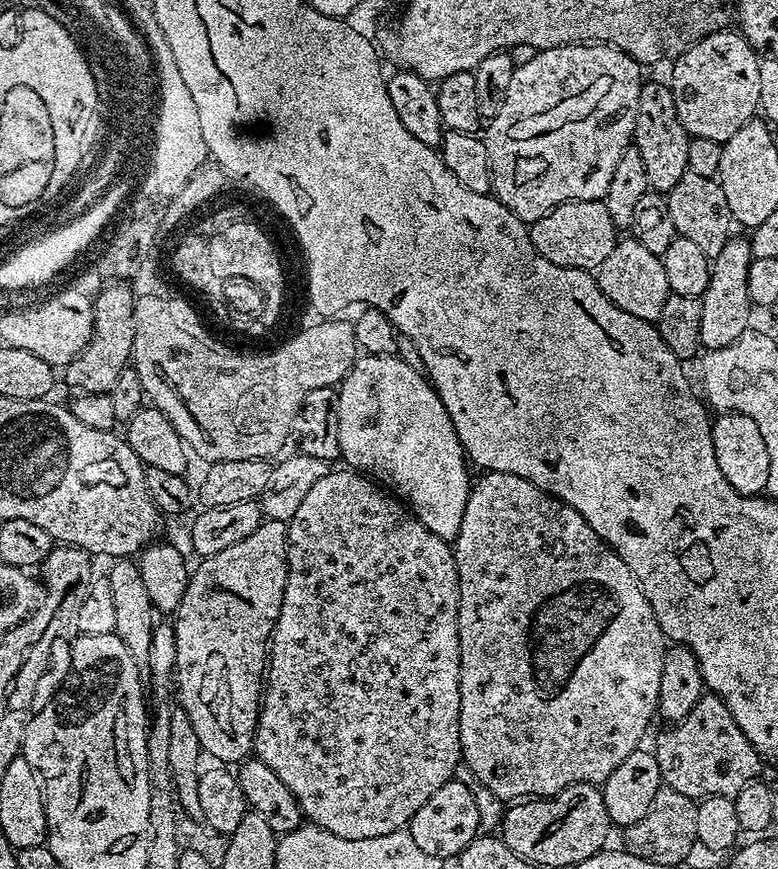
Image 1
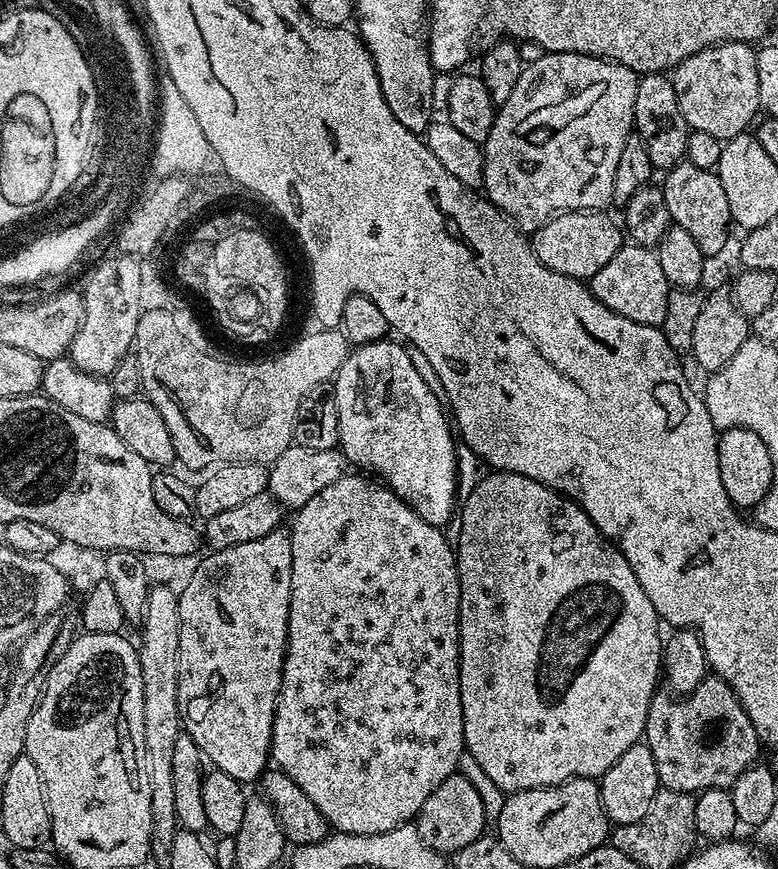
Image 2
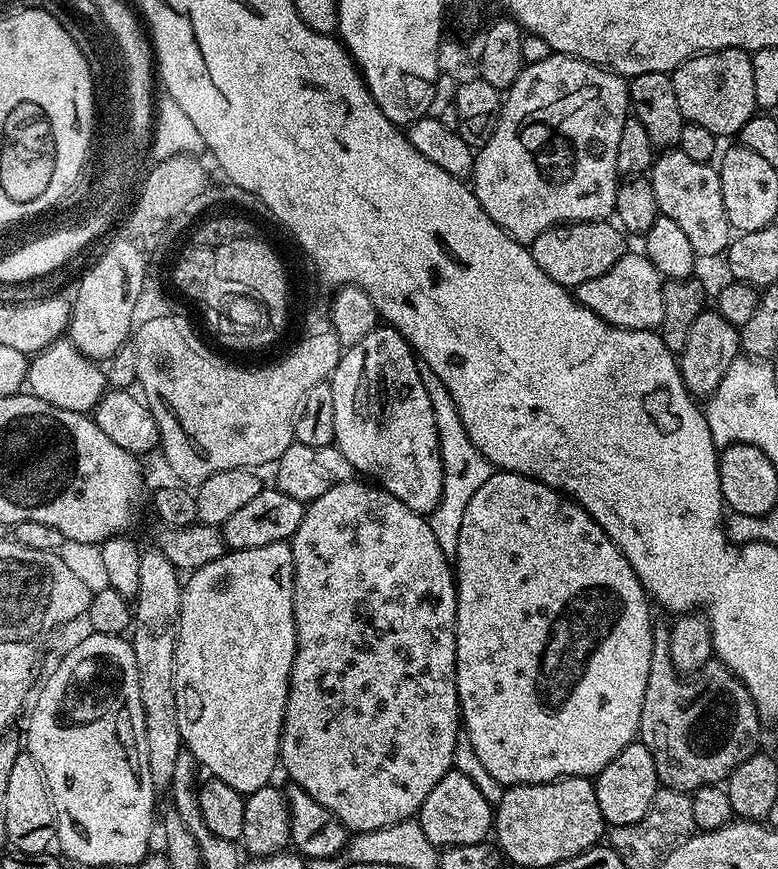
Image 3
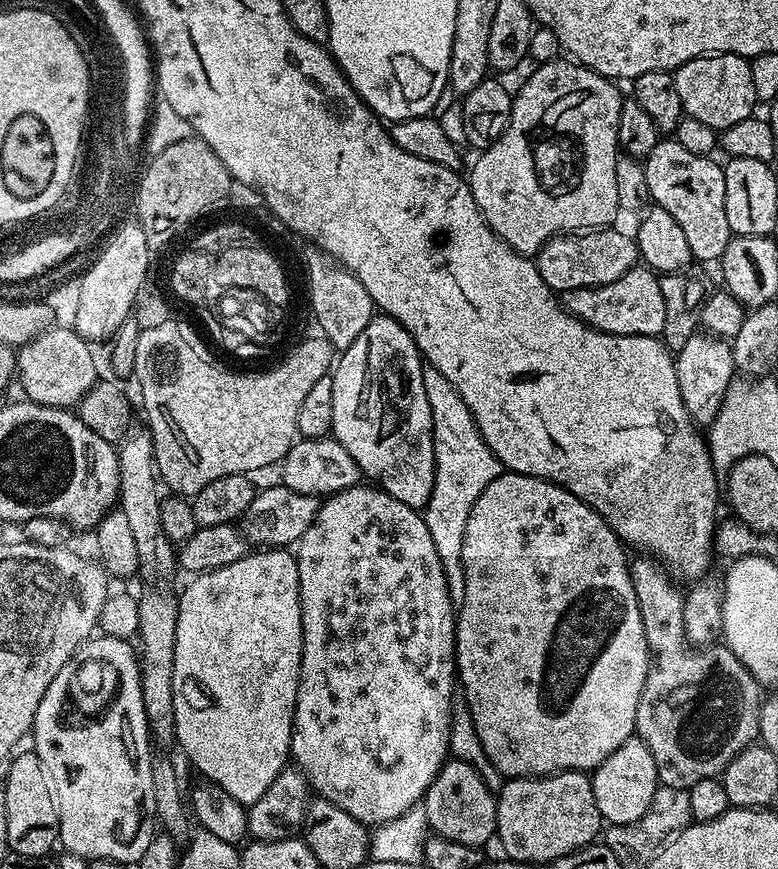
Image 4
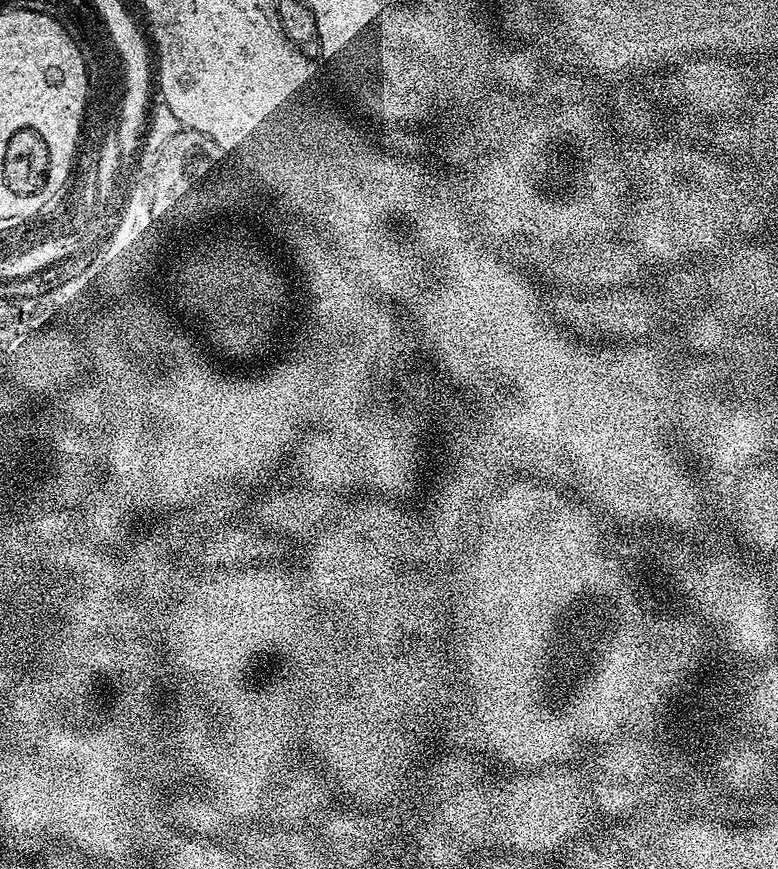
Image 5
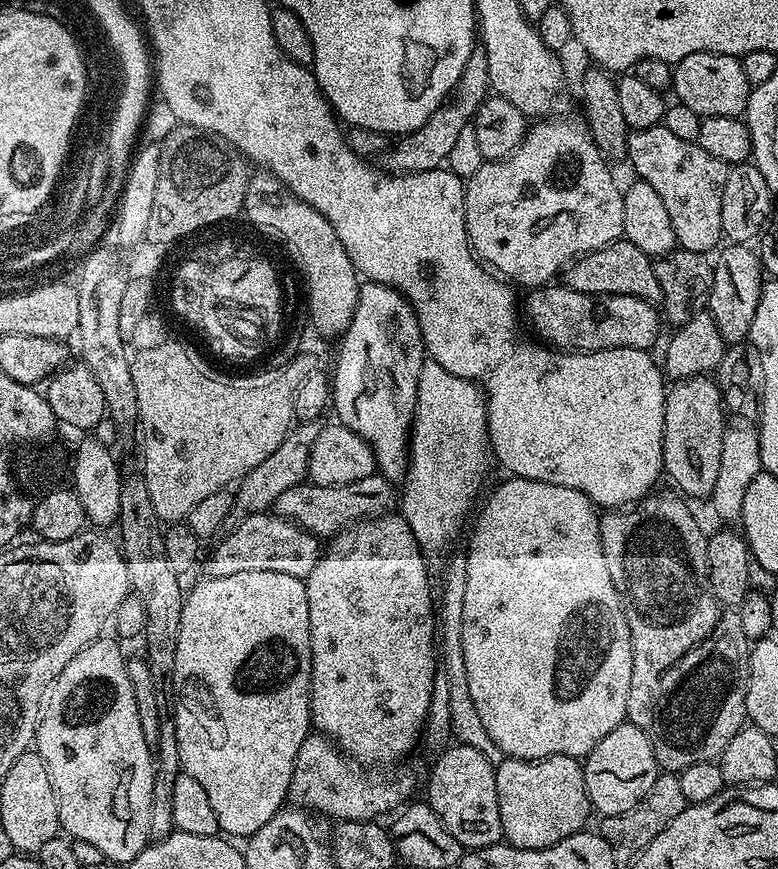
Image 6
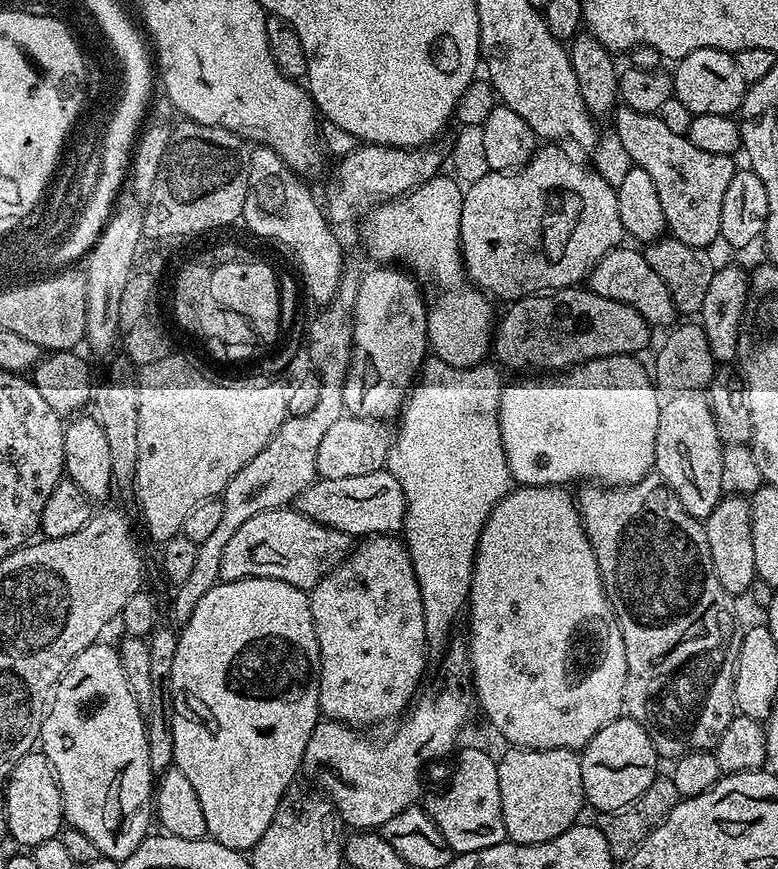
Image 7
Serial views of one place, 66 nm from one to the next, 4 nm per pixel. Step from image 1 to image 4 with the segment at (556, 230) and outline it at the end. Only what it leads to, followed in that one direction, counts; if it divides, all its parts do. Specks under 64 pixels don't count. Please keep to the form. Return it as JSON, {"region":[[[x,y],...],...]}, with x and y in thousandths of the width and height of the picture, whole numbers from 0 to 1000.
{"region":[[[783,260],[770,265],[752,265],[744,269],[721,269],[703,276],[686,296],[689,308],[697,315],[697,325],[702,325],[702,329],[707,329],[711,336],[724,338],[744,331],[767,331],[783,327],[819,307],[820,291],[816,275],[808,268],[806,272],[805,268],[790,267],[789,264],[790,261]]]}

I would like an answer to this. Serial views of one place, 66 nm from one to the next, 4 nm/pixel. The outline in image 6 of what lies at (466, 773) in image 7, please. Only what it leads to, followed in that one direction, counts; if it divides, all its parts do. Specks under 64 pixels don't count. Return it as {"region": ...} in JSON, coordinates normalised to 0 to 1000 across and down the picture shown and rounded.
{"region":[[[582,855],[582,861],[576,861],[560,875],[560,880],[555,884],[555,890],[550,893],[550,916],[549,925],[555,929],[558,937],[589,964],[589,969],[599,978],[611,978],[613,976],[627,976],[631,971],[644,970],[648,956],[645,955],[645,941],[640,932],[640,904],[638,903],[638,885],[609,858]]]}

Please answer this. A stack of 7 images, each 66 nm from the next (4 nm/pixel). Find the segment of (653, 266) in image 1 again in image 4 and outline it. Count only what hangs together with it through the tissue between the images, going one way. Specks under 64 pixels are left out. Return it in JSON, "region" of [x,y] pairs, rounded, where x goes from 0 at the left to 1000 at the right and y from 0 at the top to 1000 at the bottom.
{"region":[[[819,306],[783,327],[724,337],[722,349],[757,377],[801,387],[847,388],[856,375],[856,348],[851,348],[848,318],[832,306]]]}

